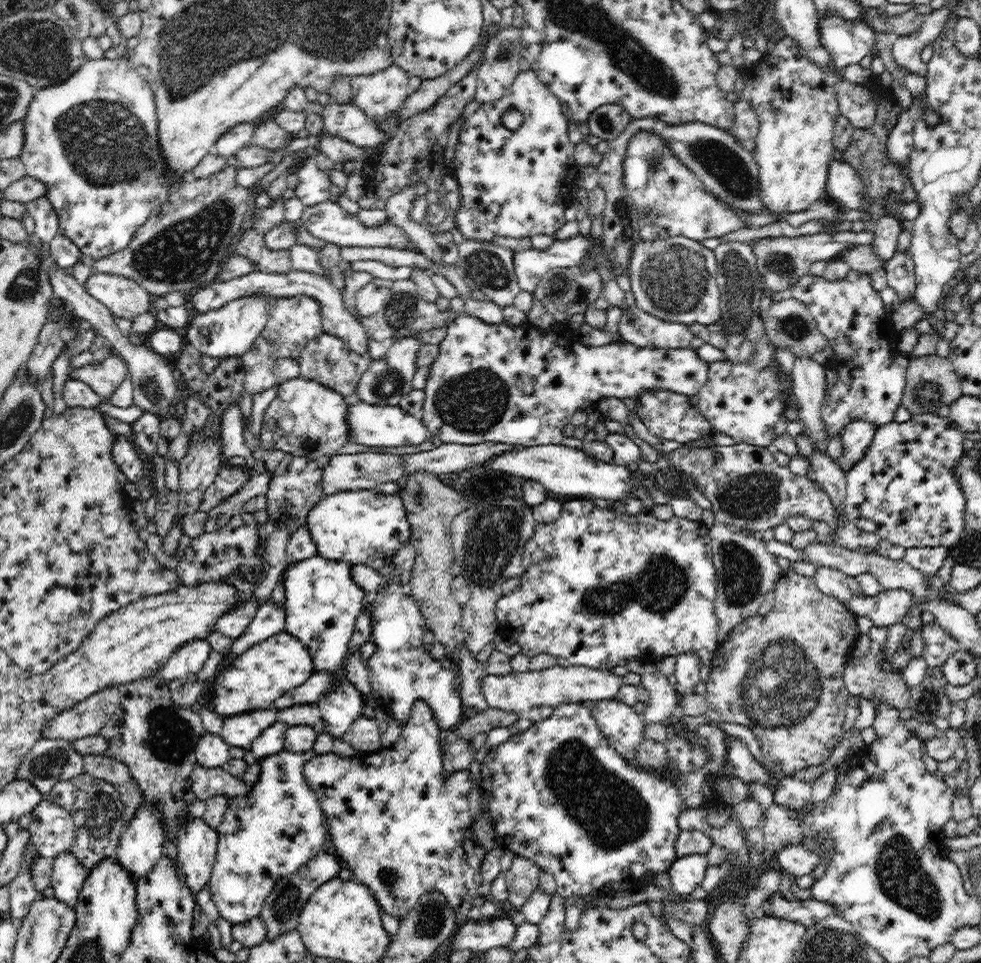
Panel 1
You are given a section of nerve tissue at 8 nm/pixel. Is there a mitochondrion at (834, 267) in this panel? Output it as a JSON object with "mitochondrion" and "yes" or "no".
{"mitochondrion":"no"}

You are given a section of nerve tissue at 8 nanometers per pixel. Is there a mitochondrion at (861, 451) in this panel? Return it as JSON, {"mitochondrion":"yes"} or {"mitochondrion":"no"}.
{"mitochondrion":"no"}

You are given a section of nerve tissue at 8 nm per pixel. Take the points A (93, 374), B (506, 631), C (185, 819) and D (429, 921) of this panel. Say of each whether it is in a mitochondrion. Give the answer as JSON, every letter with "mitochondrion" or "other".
{"A":"other","B":"other","C":"other","D":"mitochondrion"}

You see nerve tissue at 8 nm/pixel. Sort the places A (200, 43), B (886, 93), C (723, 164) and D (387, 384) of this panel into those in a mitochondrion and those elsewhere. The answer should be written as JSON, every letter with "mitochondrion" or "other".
{"A":"mitochondrion","B":"other","C":"mitochondrion","D":"mitochondrion"}

